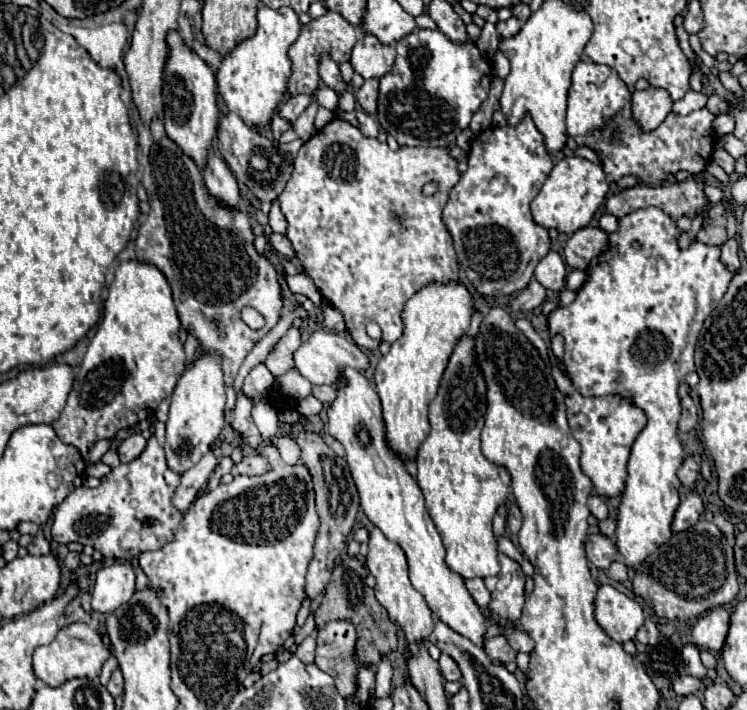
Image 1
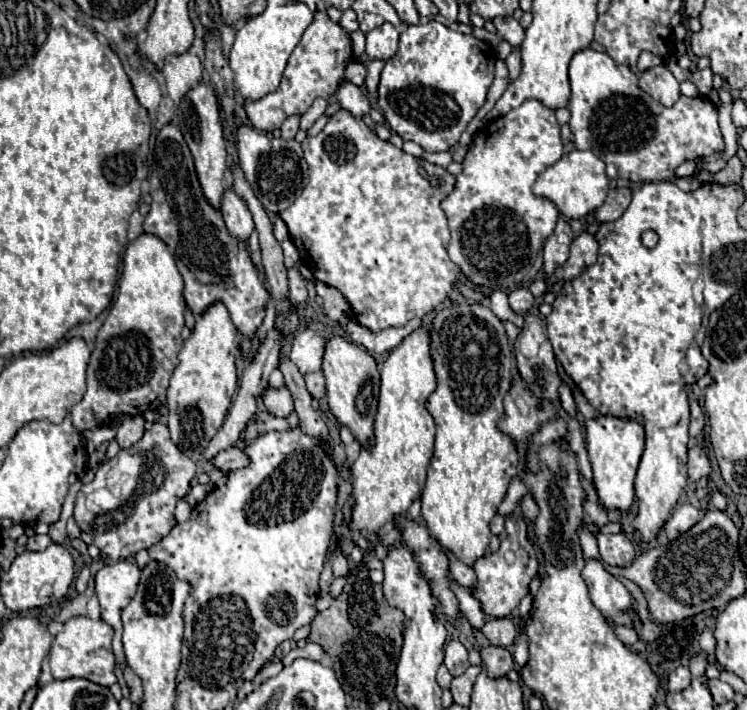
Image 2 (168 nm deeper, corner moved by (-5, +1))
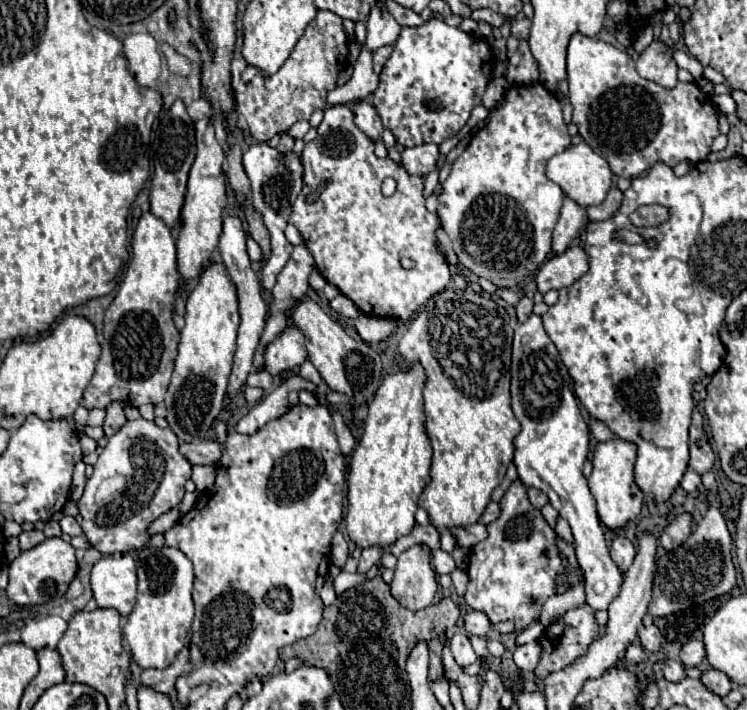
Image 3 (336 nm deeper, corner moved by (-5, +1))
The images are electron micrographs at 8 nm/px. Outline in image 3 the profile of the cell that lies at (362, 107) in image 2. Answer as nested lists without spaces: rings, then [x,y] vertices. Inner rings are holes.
[[[358,102],[352,112],[354,112],[354,122],[356,122],[356,126],[358,126],[372,142],[382,140],[384,126],[382,126],[382,120],[380,120],[378,112],[374,110],[374,106],[370,106],[370,104],[366,104],[366,102]]]

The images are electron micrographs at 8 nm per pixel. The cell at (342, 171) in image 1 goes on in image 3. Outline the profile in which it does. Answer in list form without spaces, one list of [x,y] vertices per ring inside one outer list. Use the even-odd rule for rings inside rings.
[[[330,106],[330,108],[324,110],[324,120],[322,120],[320,126],[318,126],[318,136],[304,146],[302,166],[304,166],[304,186],[302,186],[300,198],[296,200],[296,204],[294,204],[294,208],[292,208],[290,224],[294,224],[294,226],[300,230],[302,238],[304,238],[304,244],[308,246],[308,250],[312,252],[312,256],[314,256],[314,260],[316,260],[318,272],[320,272],[330,284],[338,286],[344,296],[352,298],[354,304],[356,304],[364,314],[374,316],[374,318],[400,318],[400,320],[408,320],[420,306],[424,306],[424,304],[428,302],[428,298],[432,298],[436,292],[444,290],[444,286],[446,286],[448,280],[450,280],[450,266],[448,266],[448,262],[446,262],[446,258],[444,258],[444,254],[442,254],[442,250],[440,250],[440,246],[438,246],[438,240],[436,240],[436,226],[440,224],[440,218],[438,218],[436,214],[428,212],[426,206],[424,206],[424,196],[422,196],[424,178],[420,178],[420,176],[410,176],[410,174],[408,174],[402,166],[398,166],[392,158],[384,158],[384,160],[378,158],[378,156],[374,154],[374,142],[368,140],[368,138],[364,136],[364,132],[354,124],[354,114],[352,114],[352,110],[350,110],[348,106]],[[388,176],[392,176],[392,178],[398,182],[398,188],[396,188],[396,192],[394,192],[390,198],[386,198],[386,196],[382,194],[382,182],[384,182],[384,178],[388,178]],[[320,182],[328,182],[328,184],[324,186],[324,190],[320,192],[320,196],[318,196],[318,200],[316,200],[314,204],[306,204],[304,198],[306,198],[310,192],[318,190],[318,184],[320,184]],[[402,256],[412,258],[412,260],[416,262],[416,268],[414,268],[414,270],[404,270],[404,268],[400,266],[400,258],[402,258]]]

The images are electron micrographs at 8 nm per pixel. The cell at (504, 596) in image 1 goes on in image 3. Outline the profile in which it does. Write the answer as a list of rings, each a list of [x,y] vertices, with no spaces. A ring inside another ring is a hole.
[[[514,480],[510,484],[510,488],[504,492],[498,506],[500,506],[500,516],[486,526],[488,538],[470,548],[468,570],[466,570],[470,582],[468,582],[468,590],[466,590],[464,600],[470,608],[486,612],[492,624],[512,620],[514,630],[520,632],[520,630],[524,630],[526,626],[530,626],[532,622],[536,622],[540,618],[542,604],[552,594],[556,594],[558,576],[564,572],[564,566],[562,566],[560,550],[556,546],[558,536],[556,536],[554,528],[544,520],[540,510],[530,504],[530,500],[526,496],[526,486],[520,480]]]

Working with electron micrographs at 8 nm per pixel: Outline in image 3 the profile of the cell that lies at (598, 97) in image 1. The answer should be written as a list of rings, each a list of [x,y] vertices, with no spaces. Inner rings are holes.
[[[576,32],[568,44],[568,94],[574,106],[572,122],[578,126],[580,136],[586,144],[600,156],[604,156],[610,164],[610,170],[622,178],[636,178],[644,174],[654,162],[662,160],[670,168],[674,168],[682,160],[702,162],[710,154],[710,146],[714,138],[720,134],[718,130],[718,112],[698,84],[678,82],[672,90],[644,80],[638,76],[632,56],[626,50],[620,50],[612,44],[606,44],[598,38],[584,36]]]

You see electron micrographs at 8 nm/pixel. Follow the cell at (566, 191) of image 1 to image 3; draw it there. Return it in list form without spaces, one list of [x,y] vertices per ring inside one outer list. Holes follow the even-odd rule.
[[[586,142],[580,144],[572,144],[570,148],[564,150],[564,154],[556,154],[550,162],[548,162],[548,170],[546,170],[548,178],[552,182],[556,182],[572,200],[576,200],[580,206],[590,206],[590,204],[600,204],[606,198],[606,192],[612,186],[612,172],[608,162],[598,156]]]

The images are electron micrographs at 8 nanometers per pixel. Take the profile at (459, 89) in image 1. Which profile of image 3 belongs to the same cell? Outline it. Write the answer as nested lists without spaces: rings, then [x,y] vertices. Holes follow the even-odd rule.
[[[430,18],[418,28],[402,28],[394,44],[394,52],[380,72],[380,84],[374,90],[374,108],[378,110],[384,128],[394,134],[400,146],[410,148],[428,142],[440,144],[446,138],[458,136],[466,126],[472,108],[482,102],[482,94],[492,74],[492,64],[494,58],[484,40],[462,32],[460,28],[452,28],[440,18]]]

